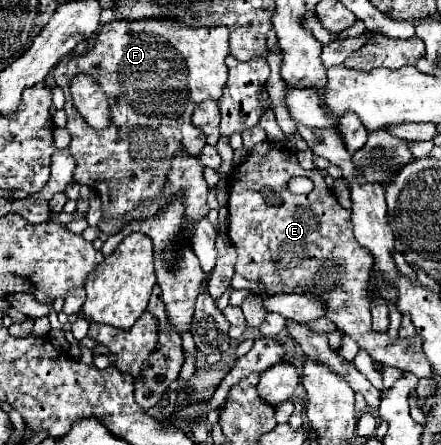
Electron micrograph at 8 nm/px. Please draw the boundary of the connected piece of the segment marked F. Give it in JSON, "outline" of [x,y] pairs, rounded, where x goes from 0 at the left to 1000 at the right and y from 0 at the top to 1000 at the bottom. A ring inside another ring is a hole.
{"outline":[[[256,45],[229,58],[215,103],[193,126],[170,126],[161,135],[138,135],[125,148],[125,184],[147,202],[147,252],[152,252],[152,292],[161,297],[161,351],[170,355],[170,391],[166,404],[175,413],[193,413],[206,431],[229,449],[229,481],[234,490],[270,494],[288,476],[302,476],[311,463],[329,454],[365,454],[370,422],[379,413],[379,391],[388,382],[388,364],[406,337],[438,346],[442,355],[456,351],[465,319],[465,301],[447,292],[433,274],[438,247],[465,225],[501,225],[506,198],[515,184],[515,144],[510,130],[519,126],[519,67],[510,58],[483,63],[447,63],[420,58],[406,49],[383,45]],[[175,162],[202,166],[220,175],[220,189],[238,202],[247,243],[256,252],[256,274],[247,288],[215,292],[197,283],[193,265],[166,234],[156,207],[156,175]]]}

